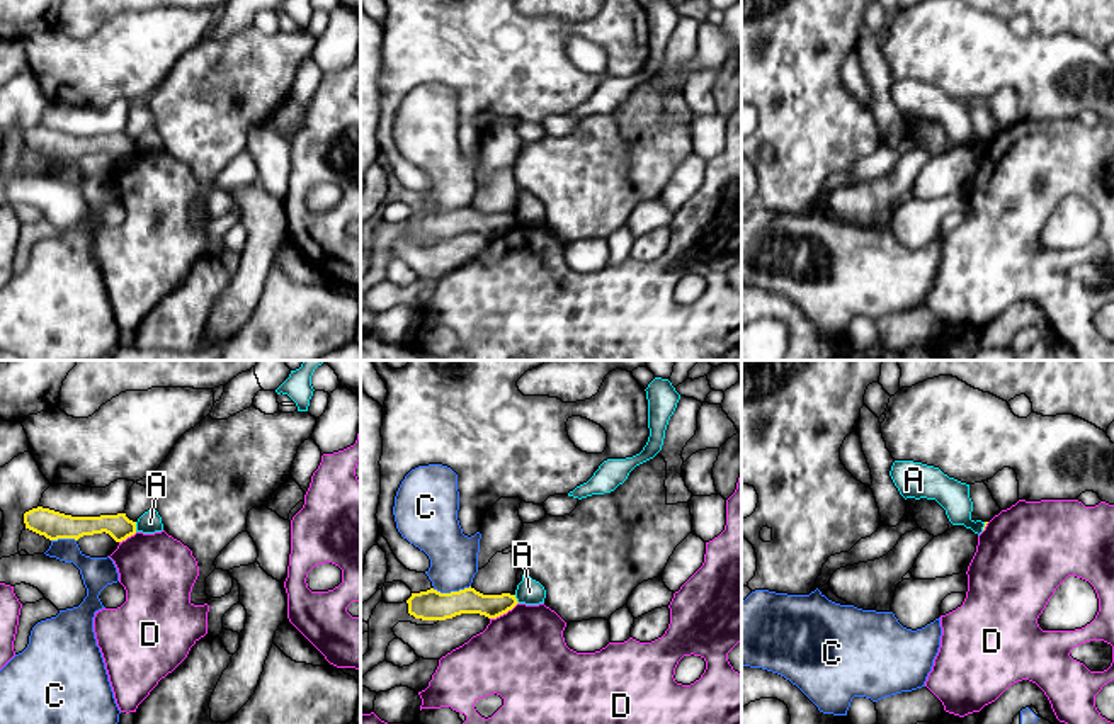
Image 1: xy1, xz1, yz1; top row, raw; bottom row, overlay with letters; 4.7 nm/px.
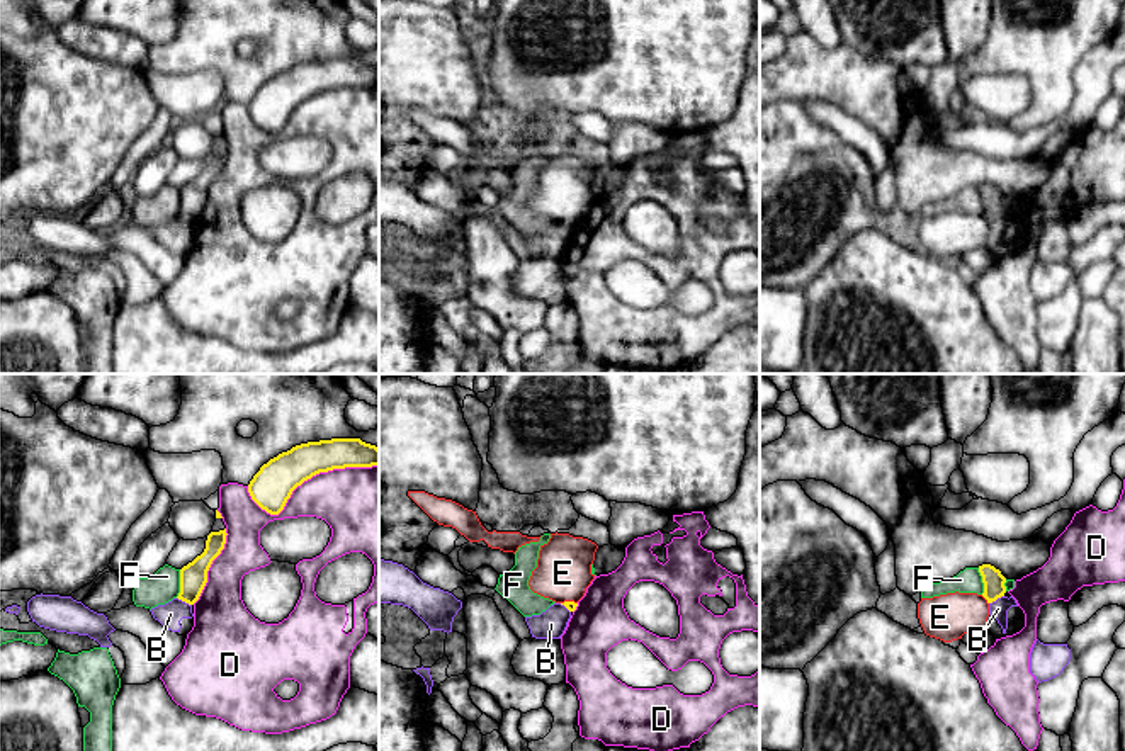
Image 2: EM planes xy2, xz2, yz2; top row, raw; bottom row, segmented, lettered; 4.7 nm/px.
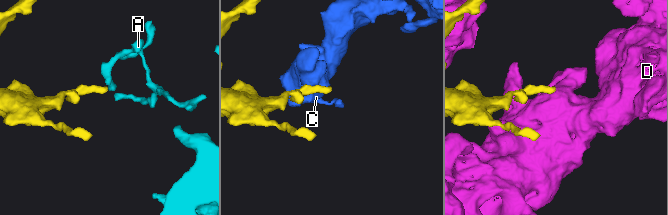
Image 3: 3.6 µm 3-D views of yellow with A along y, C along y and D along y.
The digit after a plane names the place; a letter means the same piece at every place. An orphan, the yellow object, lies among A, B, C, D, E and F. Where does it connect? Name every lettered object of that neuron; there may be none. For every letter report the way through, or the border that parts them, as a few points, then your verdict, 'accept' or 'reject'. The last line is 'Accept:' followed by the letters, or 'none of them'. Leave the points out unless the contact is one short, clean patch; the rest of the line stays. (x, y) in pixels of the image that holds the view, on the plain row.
A: border along xy1 (135, 141), (136, 150); reject
B: border along xy2 (177, 216), (191, 225); reject
C: accept
D: reject
E: border along yz2 (981, 214), (988, 223); reject
F: border along xy2 (180, 189), (180, 211), (175, 216); reject
Accept: C

